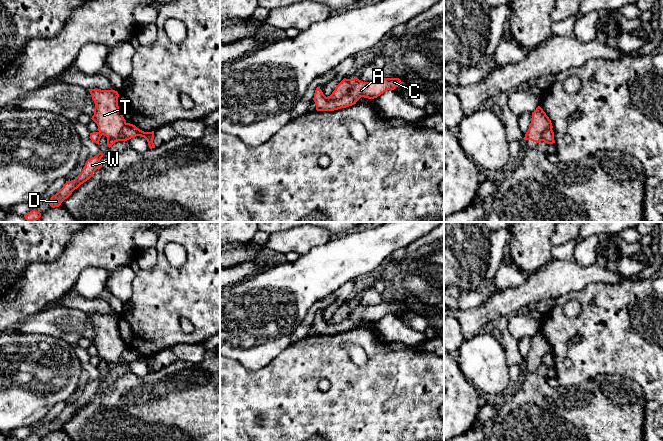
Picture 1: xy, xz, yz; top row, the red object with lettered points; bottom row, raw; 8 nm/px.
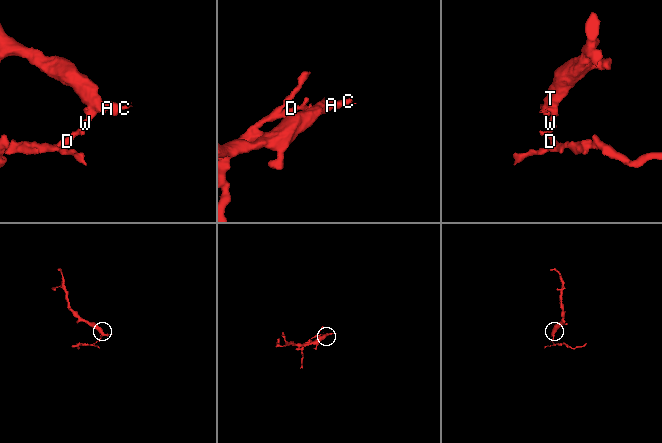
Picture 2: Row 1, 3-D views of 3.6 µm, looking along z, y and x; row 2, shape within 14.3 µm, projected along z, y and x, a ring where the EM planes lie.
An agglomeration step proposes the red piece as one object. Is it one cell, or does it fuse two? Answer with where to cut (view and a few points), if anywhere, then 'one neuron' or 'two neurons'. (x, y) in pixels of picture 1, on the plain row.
cut in xz along (353, 303), (351, 313), (346, 318), (334, 324), (325, 322); two neurons

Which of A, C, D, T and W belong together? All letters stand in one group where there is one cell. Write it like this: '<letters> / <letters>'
A C D W / T

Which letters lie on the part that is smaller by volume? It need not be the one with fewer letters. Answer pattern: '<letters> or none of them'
A, C, D, W

